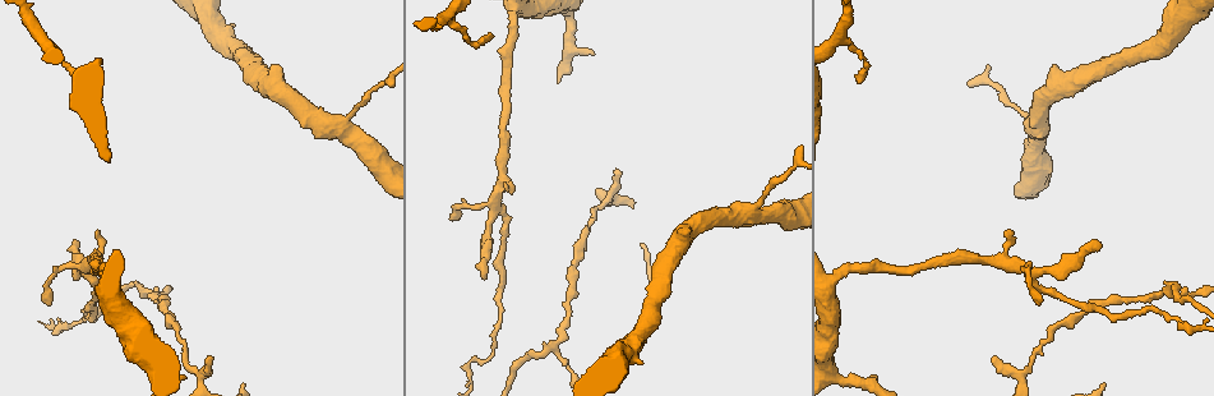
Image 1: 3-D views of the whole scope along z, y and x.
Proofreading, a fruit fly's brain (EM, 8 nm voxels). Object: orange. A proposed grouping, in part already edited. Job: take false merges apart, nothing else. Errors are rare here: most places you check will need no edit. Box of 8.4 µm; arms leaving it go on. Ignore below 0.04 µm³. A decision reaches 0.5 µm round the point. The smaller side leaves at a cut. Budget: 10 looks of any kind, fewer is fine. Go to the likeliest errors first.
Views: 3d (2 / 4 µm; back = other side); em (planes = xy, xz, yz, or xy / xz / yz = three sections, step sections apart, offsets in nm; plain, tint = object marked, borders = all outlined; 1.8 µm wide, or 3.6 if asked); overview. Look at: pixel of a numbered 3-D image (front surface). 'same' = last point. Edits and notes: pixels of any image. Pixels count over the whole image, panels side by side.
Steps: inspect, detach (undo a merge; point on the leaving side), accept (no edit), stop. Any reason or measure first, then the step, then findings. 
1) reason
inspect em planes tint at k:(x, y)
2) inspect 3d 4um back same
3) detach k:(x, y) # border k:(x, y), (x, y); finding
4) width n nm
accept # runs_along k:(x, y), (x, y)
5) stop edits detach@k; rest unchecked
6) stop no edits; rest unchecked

two arms in line, one across
inspect em yz step 4 plain at 1:(89, 274)

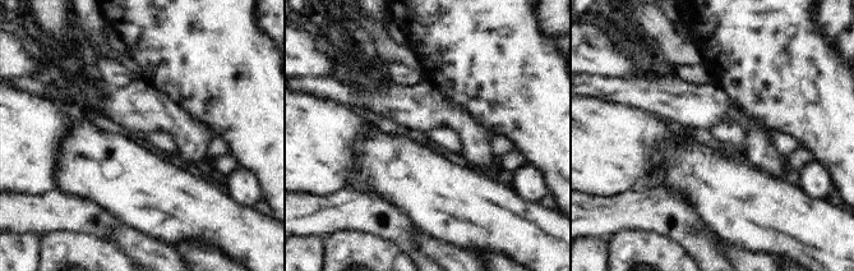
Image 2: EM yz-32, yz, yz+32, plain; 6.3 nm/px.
where the object lies
inspect em yz step 4 tint same

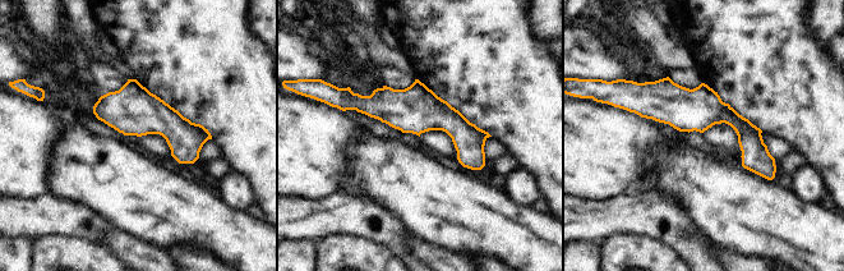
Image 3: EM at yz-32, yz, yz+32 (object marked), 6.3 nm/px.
width 200 nm
accept # runs_along 3:(640, 101), (725, 113), (771, 174); all the same neuron

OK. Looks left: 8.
abrupt turn
inspect em yz step 16 tint at 1:(468, 363)

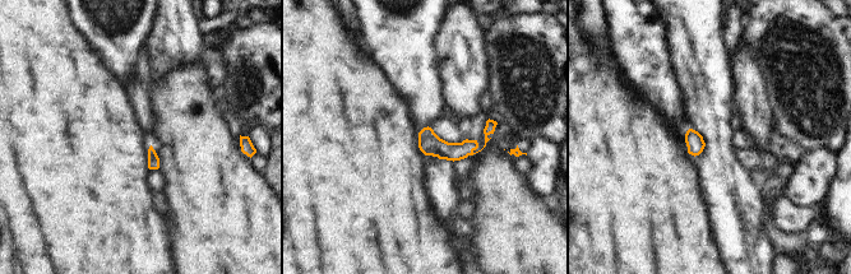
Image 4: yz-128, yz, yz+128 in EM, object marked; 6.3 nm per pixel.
inspect em planes tint same

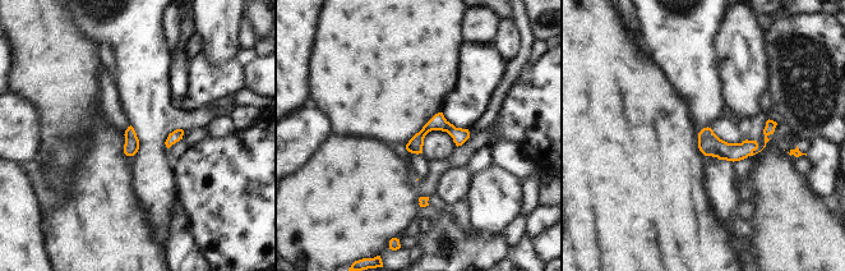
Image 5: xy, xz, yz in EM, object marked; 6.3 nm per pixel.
width 100 nm
accept # continuous, no second neuron

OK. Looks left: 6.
branch point
inspect 3d 4um at 1:(338, 125)

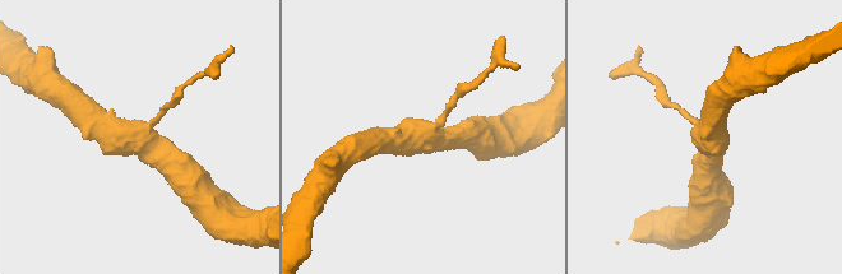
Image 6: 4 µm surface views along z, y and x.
arms 3
inspect em 3.6um planes tint at 6:(424, 133)

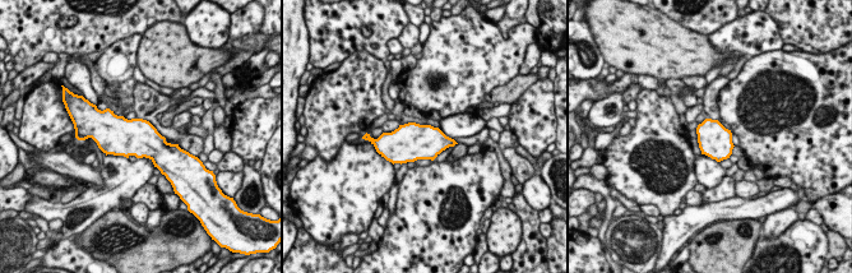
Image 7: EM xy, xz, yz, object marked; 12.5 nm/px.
accept # all the same neuron

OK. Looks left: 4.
thick turns thin
inspect em planes tint at 1:(512, 20)

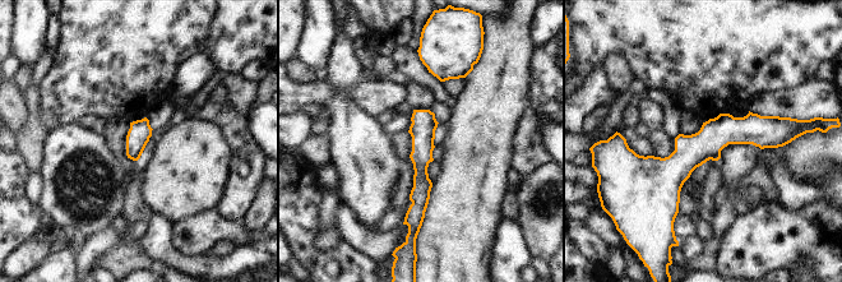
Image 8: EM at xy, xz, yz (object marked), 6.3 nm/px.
accept # runs_along 8:(783, 135), (717, 133), (678, 166), (632, 156); all the same neuron

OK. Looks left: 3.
stop no edits; rest unchecked

